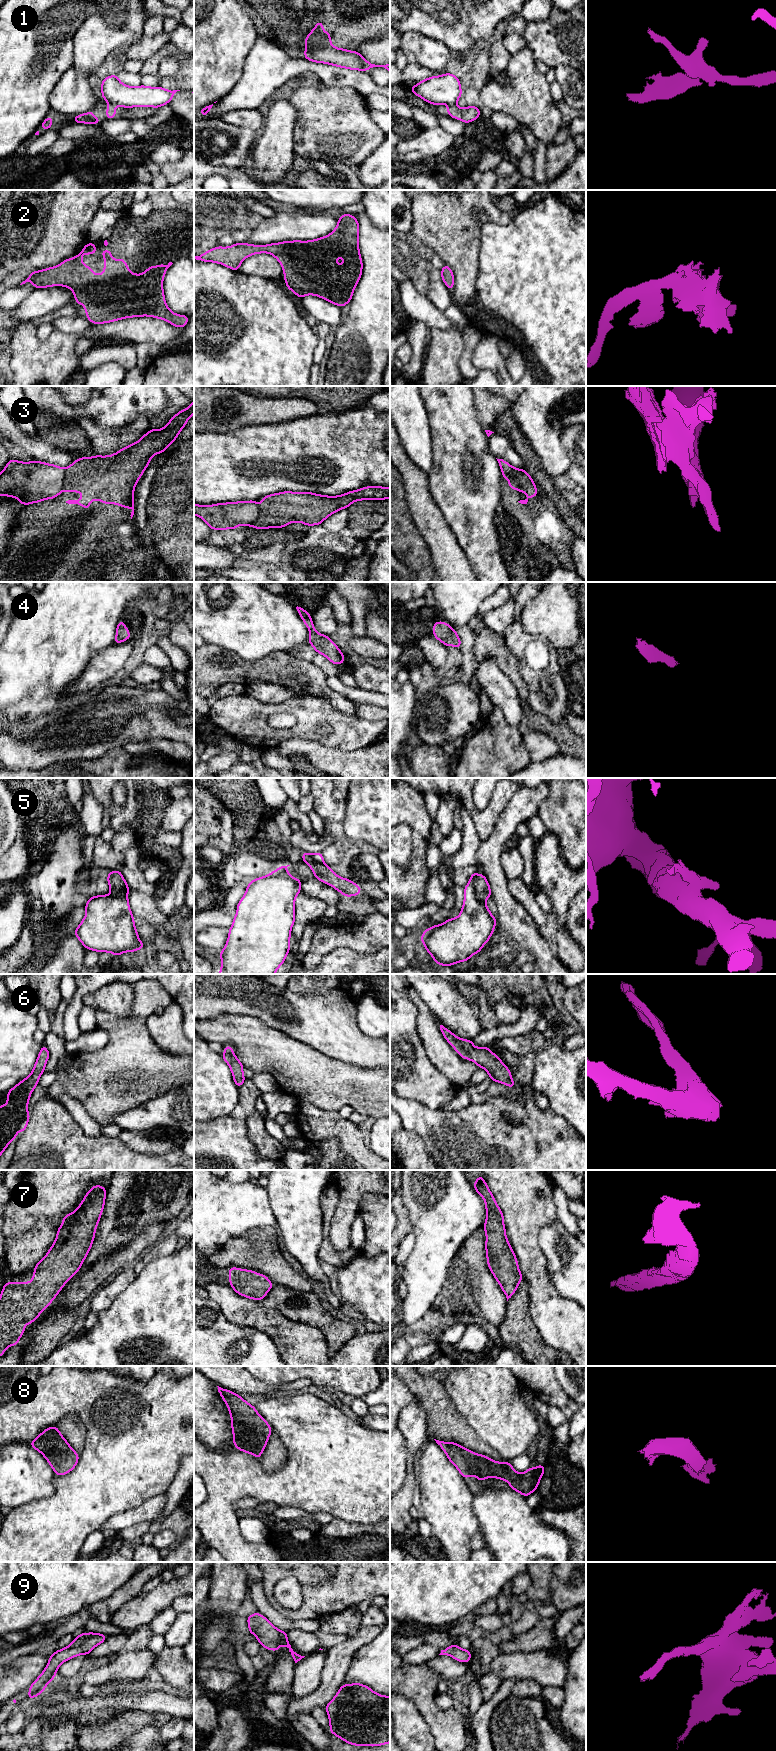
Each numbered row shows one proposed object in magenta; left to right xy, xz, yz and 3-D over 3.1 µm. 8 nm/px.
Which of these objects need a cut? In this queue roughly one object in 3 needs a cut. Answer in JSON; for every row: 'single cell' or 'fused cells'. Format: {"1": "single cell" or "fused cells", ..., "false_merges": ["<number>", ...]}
{"1": "fused cells", "2": "single cell", "3": "fused cells", "4": "single cell", "5": "fused cells", "6": "single cell", "7": "single cell", "8": "single cell", "9": "single cell", "false_merges": ["1", "3", "5"]}

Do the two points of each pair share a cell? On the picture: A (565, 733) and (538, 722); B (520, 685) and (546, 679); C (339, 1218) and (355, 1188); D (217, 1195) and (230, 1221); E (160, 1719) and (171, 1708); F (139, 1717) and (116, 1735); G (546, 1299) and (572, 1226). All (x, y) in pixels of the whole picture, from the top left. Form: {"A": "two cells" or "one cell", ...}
{"A": "one cell", "B": "two cells", "C": "one cell", "D": "one cell", "E": "two cells", "F": "one cell", "G": "two cells"}

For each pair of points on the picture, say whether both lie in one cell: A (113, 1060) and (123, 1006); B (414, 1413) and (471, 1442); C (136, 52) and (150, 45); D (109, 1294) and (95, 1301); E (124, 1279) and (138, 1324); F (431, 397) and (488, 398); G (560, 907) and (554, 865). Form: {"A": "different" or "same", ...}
{"A": "different", "B": "different", "C": "same", "D": "same", "E": "different", "F": "different", "G": "same"}

